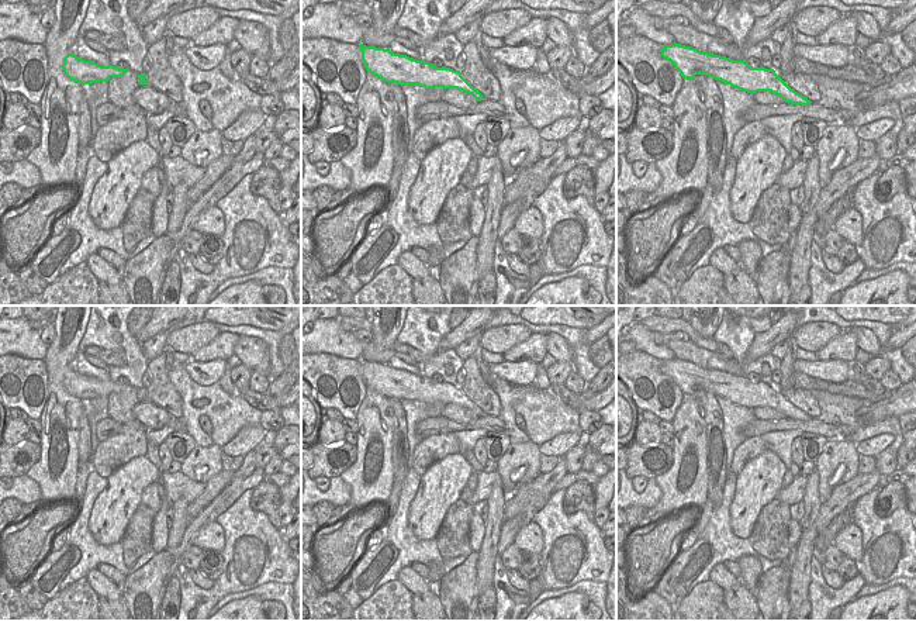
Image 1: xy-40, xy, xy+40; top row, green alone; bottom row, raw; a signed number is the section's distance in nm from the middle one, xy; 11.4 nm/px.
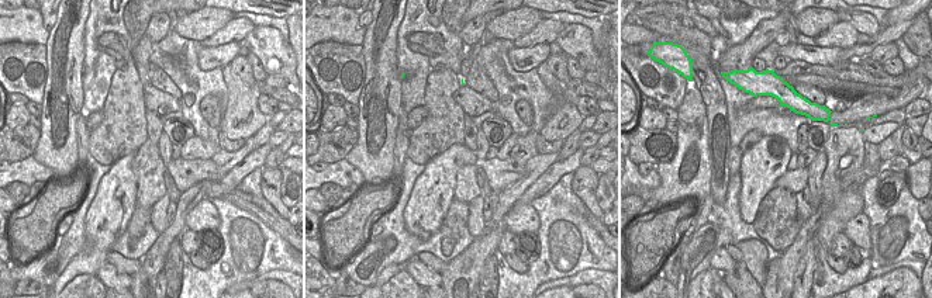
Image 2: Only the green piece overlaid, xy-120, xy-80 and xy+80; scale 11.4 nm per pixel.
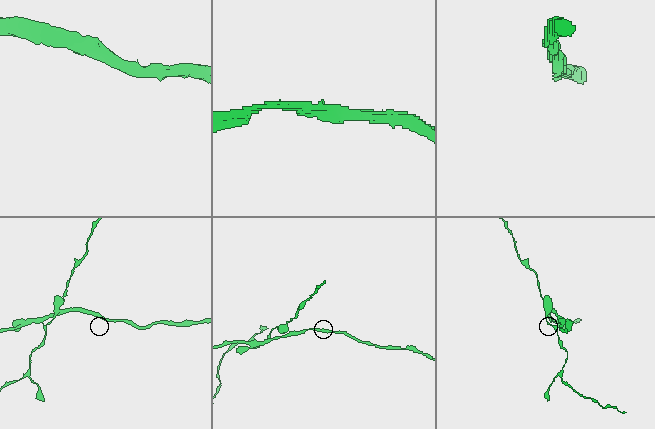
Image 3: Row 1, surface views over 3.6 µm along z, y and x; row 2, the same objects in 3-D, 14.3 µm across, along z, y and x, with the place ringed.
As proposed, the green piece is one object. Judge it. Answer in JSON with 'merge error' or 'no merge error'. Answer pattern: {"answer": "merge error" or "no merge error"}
{"answer": "merge error"}

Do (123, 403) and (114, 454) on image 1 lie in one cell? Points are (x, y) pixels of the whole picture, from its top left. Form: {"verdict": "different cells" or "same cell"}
{"verdict": "same cell"}

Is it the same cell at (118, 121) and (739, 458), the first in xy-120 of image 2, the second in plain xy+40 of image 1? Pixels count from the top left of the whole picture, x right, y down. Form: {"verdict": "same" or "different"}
{"verdict": "same"}

